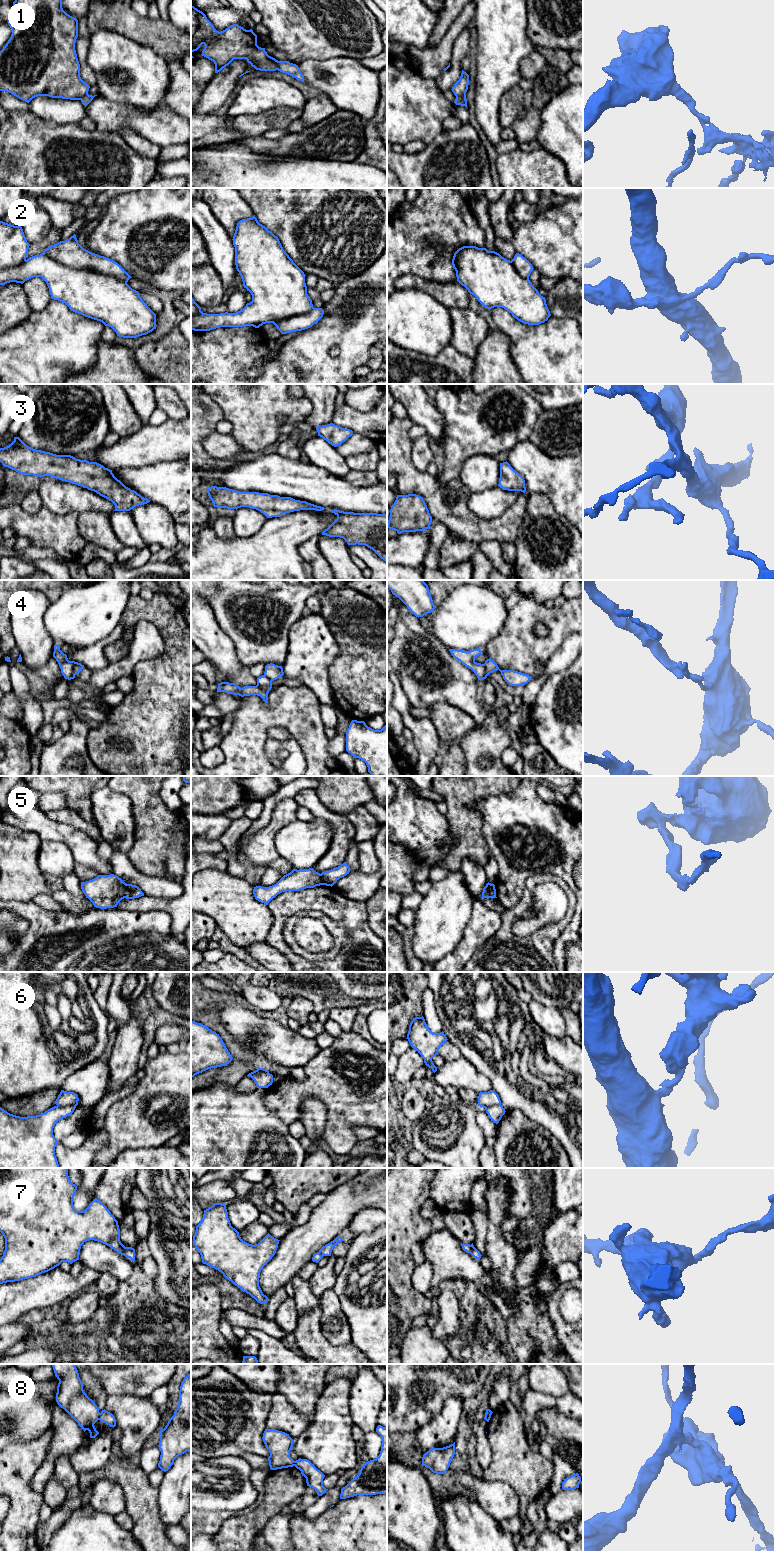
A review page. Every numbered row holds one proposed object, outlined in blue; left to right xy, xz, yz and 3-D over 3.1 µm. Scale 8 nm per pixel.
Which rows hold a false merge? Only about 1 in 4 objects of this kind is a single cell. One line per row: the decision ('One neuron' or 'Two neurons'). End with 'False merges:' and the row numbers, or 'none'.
1: Two neurons
2: Two neurons
3: One neuron
4: Two neurons
5: Two neurons
6: Two neurons
7: Two neurons
8: Two neurons
False merges: 1, 2, 4, 5, 6, 7, 8

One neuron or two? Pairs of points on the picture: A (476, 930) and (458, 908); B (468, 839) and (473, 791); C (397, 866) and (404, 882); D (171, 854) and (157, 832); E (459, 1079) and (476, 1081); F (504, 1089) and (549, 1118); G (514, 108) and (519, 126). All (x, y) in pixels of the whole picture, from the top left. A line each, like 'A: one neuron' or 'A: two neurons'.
A: two neurons
B: one neuron
C: one neuron
D: two neurons
E: one neuron
F: one neuron
G: two neurons

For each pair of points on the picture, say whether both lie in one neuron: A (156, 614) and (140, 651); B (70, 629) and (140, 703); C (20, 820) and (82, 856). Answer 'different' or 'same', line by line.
A: different
B: different
C: same

